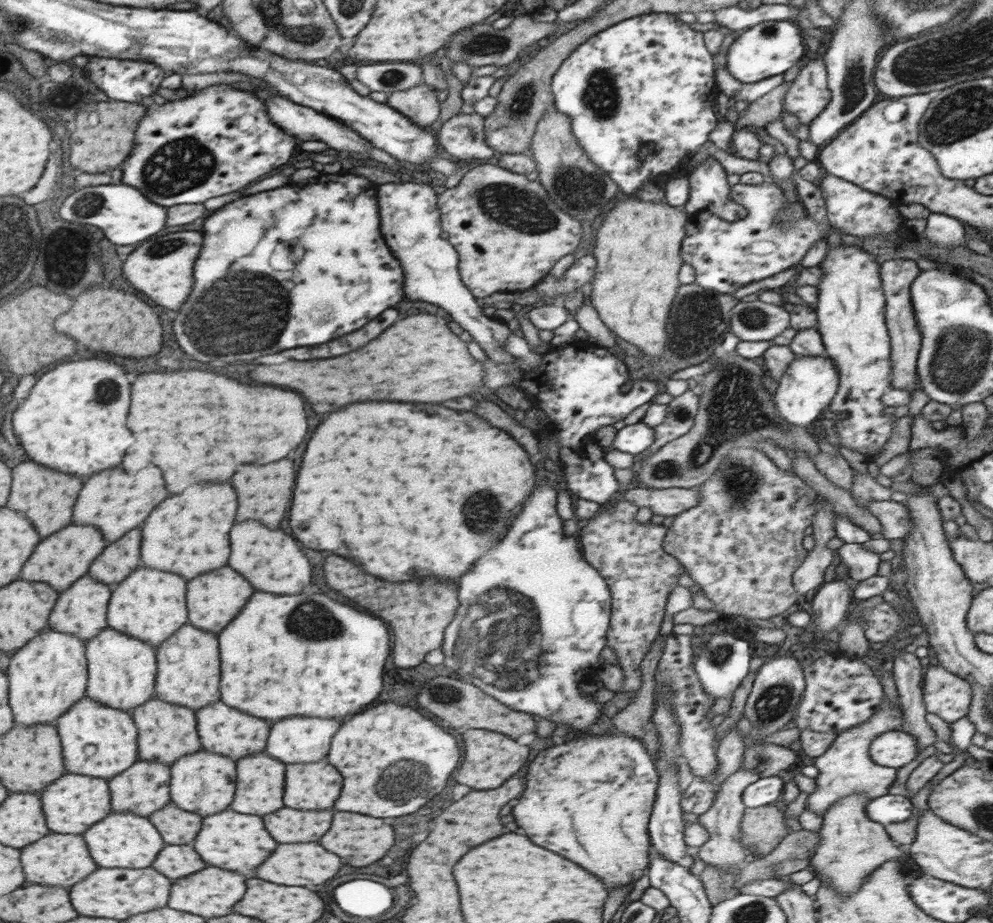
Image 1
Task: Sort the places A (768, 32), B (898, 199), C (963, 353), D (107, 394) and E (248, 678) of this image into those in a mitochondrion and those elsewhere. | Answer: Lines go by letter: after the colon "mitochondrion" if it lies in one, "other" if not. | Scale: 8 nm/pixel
A: mitochondrion
B: other
C: mitochondrion
D: mitochondrion
E: other

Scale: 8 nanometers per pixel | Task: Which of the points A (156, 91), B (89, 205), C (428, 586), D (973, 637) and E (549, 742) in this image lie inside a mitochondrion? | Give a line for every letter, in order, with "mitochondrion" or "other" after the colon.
A: other
B: mitochondrion
C: mitochondrion
D: other
E: other

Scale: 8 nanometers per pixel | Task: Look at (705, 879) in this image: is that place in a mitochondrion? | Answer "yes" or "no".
no

